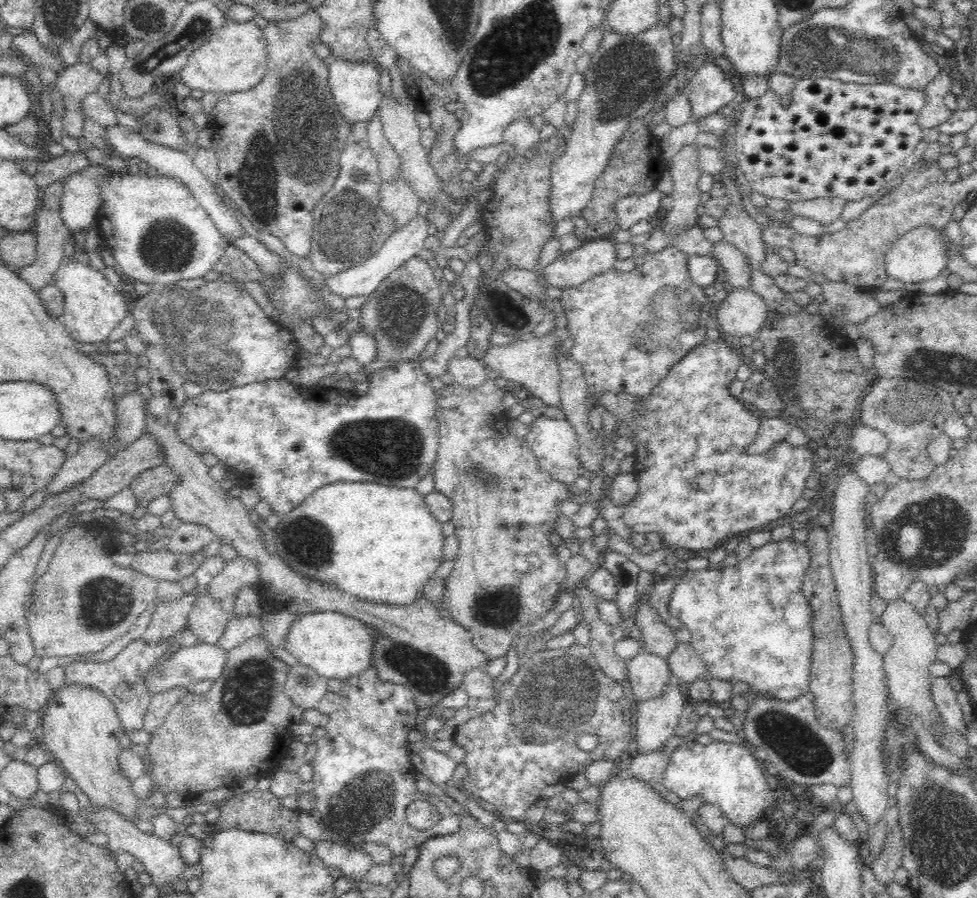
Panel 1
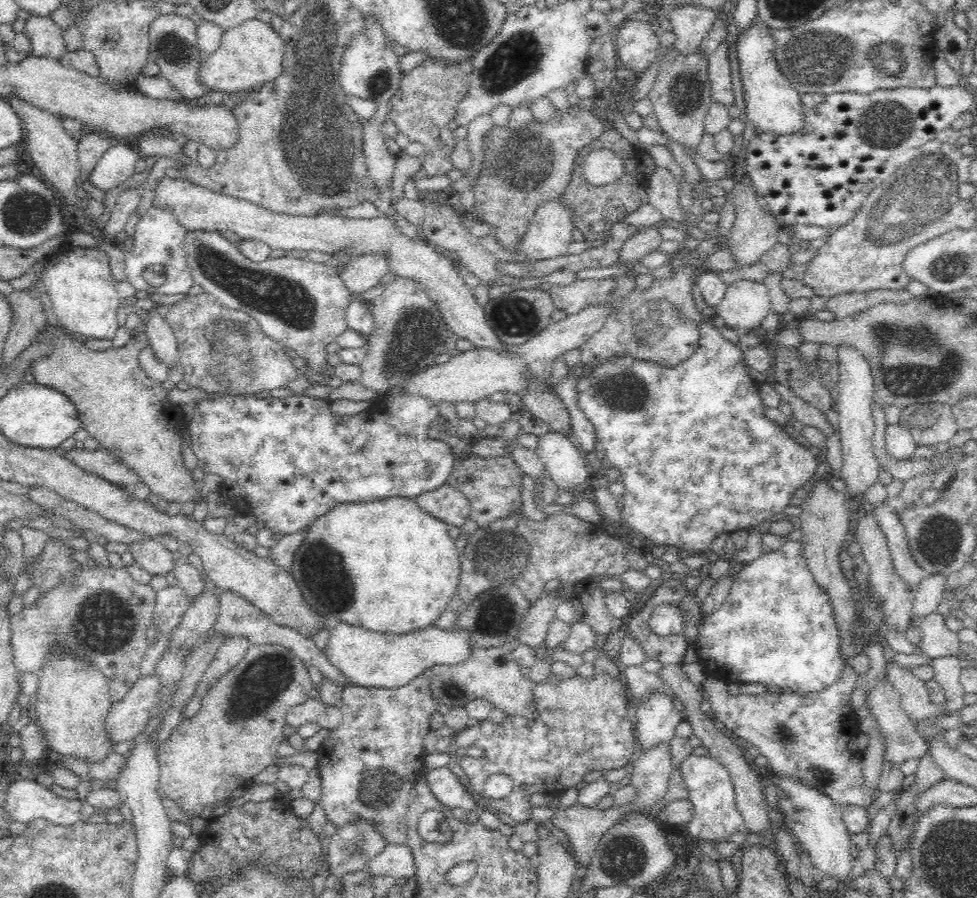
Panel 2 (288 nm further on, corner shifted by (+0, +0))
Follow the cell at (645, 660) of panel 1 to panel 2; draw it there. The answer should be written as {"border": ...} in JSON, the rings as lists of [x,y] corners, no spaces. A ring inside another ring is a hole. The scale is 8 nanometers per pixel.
{"border":[[[664,688],[648,690],[642,696],[636,696],[636,736],[638,746],[644,750],[660,744],[670,742],[676,736],[676,724],[684,718],[674,708],[674,694]]]}

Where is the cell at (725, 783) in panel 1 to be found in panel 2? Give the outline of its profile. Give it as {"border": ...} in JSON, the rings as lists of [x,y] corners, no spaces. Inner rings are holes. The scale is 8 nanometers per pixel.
{"border":[[[688,756],[680,764],[682,780],[688,790],[688,800],[694,808],[692,822],[686,824],[686,832],[692,838],[704,838],[718,842],[728,842],[734,834],[748,834],[744,818],[736,806],[736,790],[732,786],[732,774],[712,756]]]}

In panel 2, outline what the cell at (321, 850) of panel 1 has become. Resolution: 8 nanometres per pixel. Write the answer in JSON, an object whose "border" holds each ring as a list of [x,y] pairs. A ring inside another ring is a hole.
{"border":[[[386,846],[378,856],[374,856],[372,860],[368,860],[362,868],[362,874],[366,876],[366,880],[370,880],[372,876],[392,876],[394,880],[406,878],[412,882],[414,874],[414,858],[412,858],[412,850],[406,846]]]}

